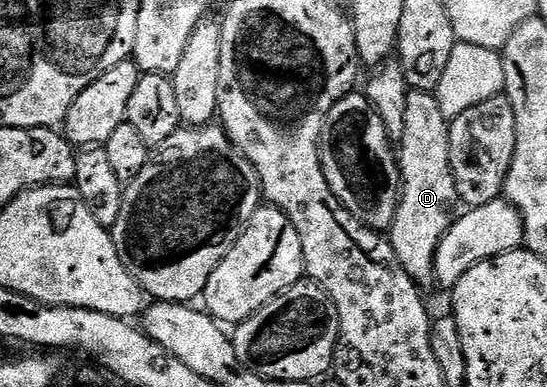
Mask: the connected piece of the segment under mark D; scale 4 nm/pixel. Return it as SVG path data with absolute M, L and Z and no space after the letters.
M417 89L408 92L405 99L405 131L397 145L397 160L399 163L399 176L401 178L401 192L397 215L393 219L389 230L389 240L401 267L411 276L416 285L426 287L434 286L435 256L441 239L449 231L455 221L457 208L460 204L459 192L455 186L455 176L451 170L451 127L449 119L441 115L441 103L437 103L434 92Z

